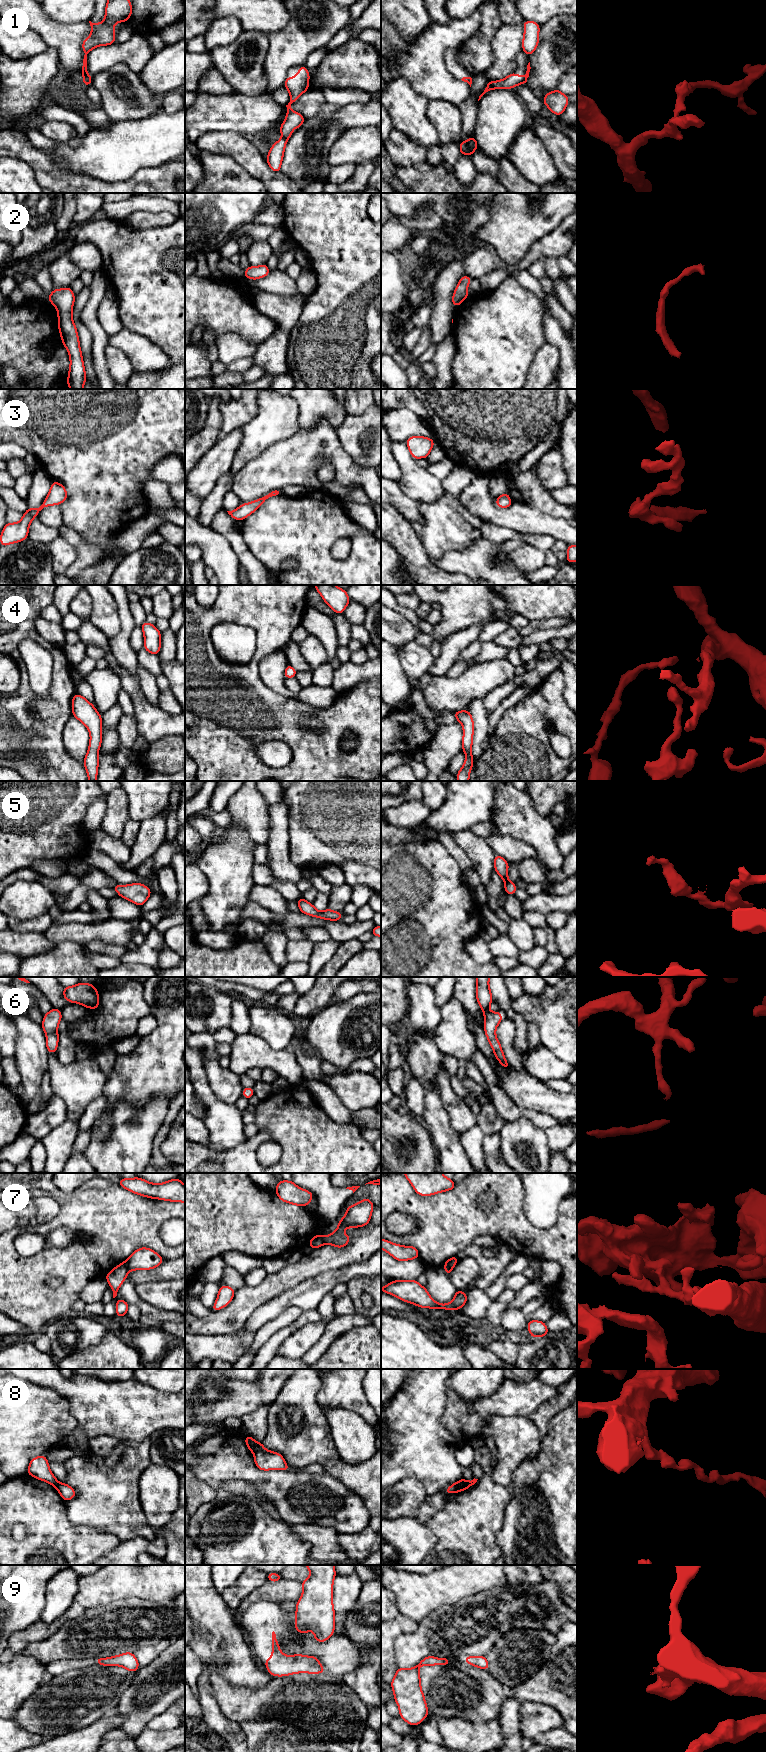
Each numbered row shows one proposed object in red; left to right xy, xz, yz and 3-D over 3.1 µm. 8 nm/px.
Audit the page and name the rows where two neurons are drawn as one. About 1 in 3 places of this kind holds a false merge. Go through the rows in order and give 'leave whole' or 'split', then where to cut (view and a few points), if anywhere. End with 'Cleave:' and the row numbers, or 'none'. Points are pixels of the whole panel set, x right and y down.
1: split; cut in yz along (525, 76), (522, 82)
2: leave whole; no cut
3: leave whole; no cut
4: leave whole; no cut
5: leave whole; no cut
6: leave whole; no cut
7: split; cut in xy along (123, 1263), (129, 1270)
8: split; cut in xz along (252, 1439), (253, 1453)
9: leave whole; no cut
Cleave: 1, 7, 8

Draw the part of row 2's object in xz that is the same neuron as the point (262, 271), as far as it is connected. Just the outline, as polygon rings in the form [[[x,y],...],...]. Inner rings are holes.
[[[267,264],[261,266],[249,266],[244,271],[244,278],[251,278],[252,280],[257,280],[258,278],[264,278],[270,273]]]

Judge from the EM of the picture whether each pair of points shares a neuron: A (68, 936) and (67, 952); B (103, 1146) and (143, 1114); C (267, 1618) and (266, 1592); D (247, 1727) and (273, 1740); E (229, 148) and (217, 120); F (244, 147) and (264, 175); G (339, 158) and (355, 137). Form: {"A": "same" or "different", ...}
{"A": "different", "B": "same", "C": "different", "D": "same", "E": "different", "F": "same", "G": "same"}

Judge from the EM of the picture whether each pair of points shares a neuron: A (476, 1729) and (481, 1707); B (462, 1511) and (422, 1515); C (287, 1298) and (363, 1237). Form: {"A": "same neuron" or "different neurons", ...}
{"A": "different neurons", "B": "different neurons", "C": "different neurons"}

